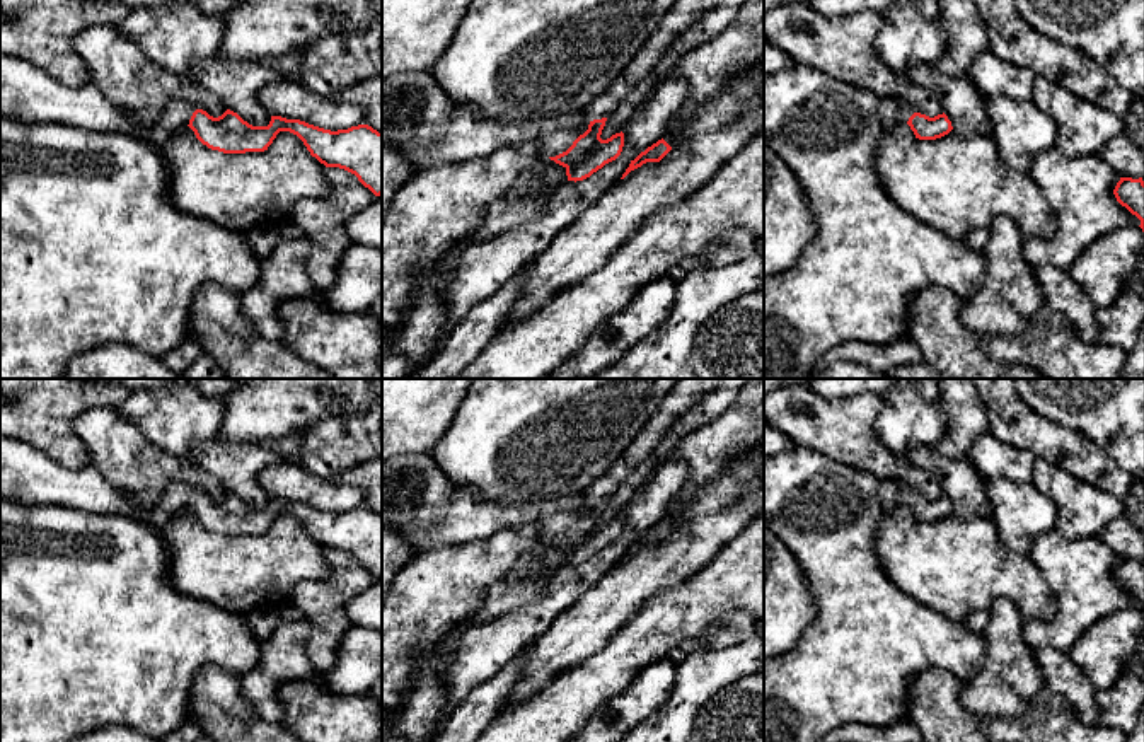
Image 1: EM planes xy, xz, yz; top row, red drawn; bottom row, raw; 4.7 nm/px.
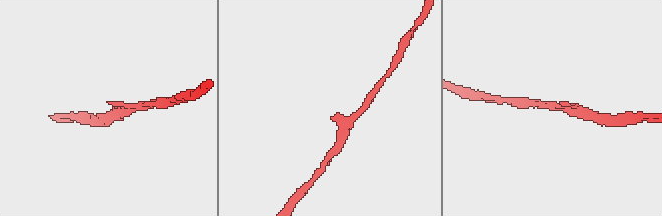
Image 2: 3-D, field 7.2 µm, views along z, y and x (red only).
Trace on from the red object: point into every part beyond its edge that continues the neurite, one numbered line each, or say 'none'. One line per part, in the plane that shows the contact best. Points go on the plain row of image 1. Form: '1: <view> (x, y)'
1: xz (418, 500)

